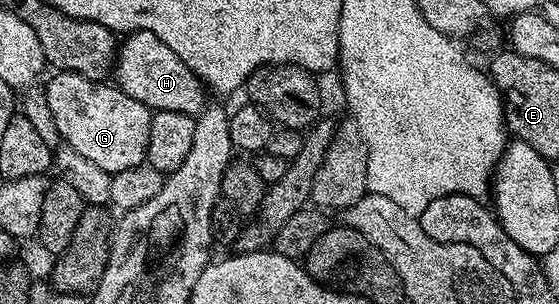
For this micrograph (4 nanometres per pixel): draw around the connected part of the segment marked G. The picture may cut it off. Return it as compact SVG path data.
M58 72L53 75L55 78L50 83L45 83L44 89L48 96L48 108L52 108L52 117L56 119L56 128L60 132L63 143L72 148L76 148L76 152L80 152L80 156L92 160L92 164L96 164L100 168L104 168L112 176L124 172L128 168L136 168L146 162L146 149L148 148L148 128L150 126L151 110L144 104L140 104L132 96L128 96L124 91L118 89L117 85L107 84L106 82L93 82L79 74L68 74L65 72Z

